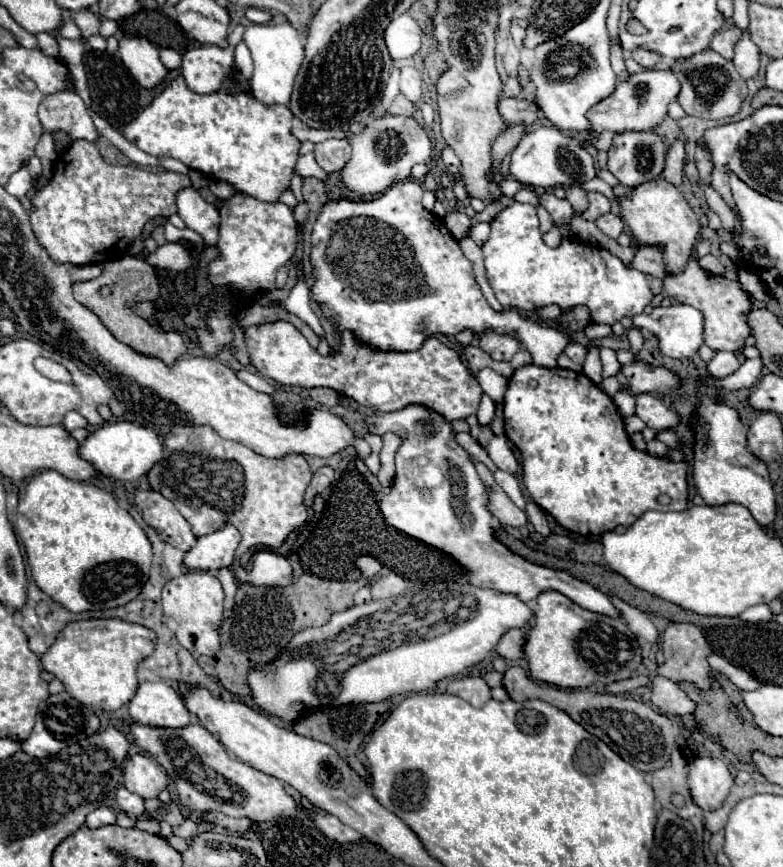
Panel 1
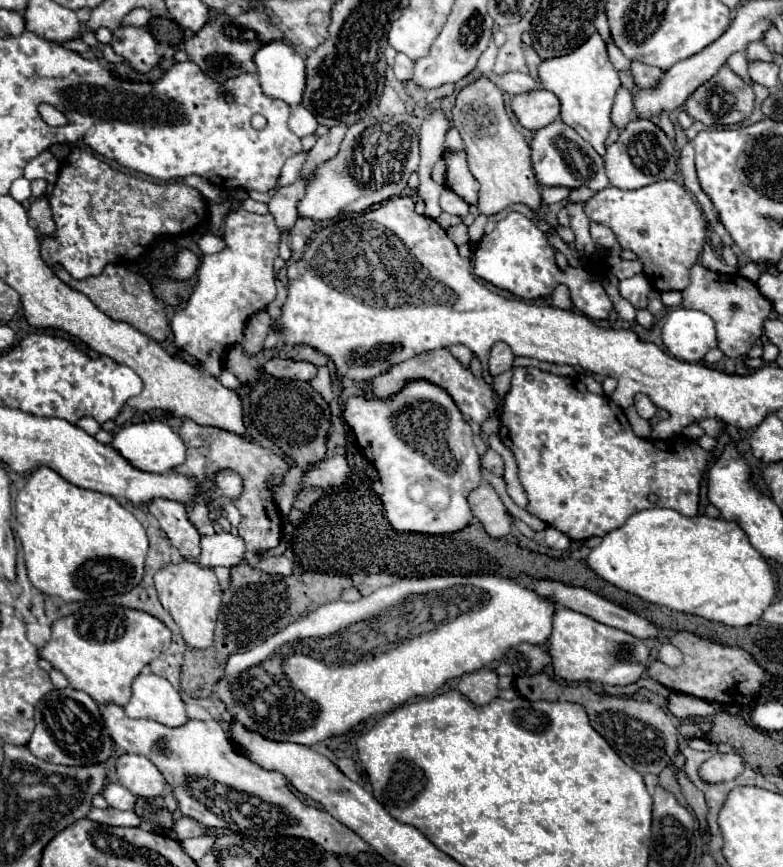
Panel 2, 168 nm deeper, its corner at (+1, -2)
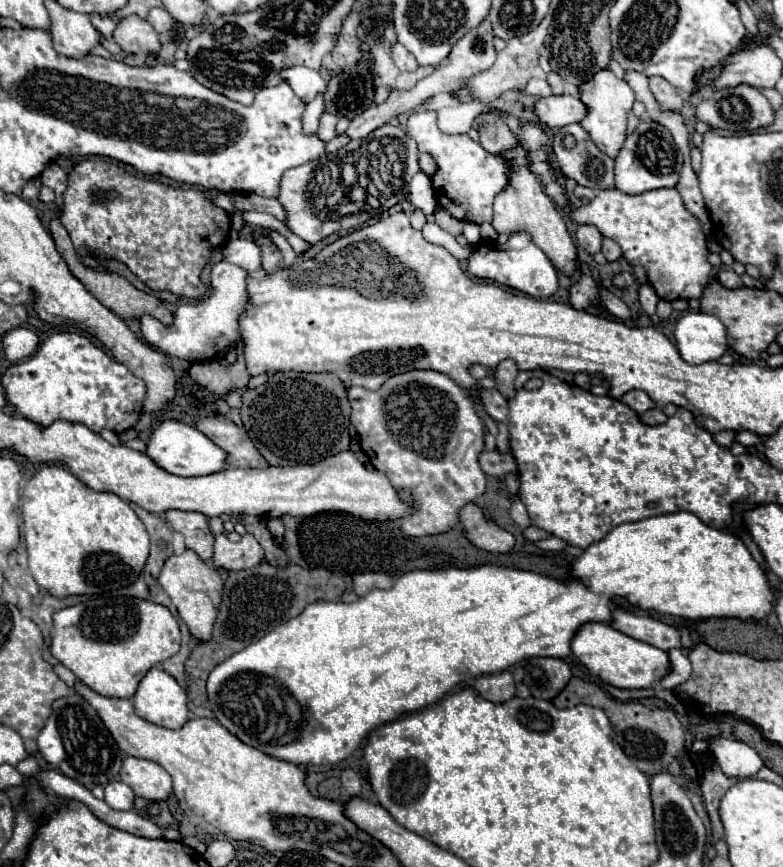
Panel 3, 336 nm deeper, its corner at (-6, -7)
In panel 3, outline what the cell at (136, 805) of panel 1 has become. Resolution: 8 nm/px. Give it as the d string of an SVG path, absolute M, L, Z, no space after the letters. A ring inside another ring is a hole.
M111 781L107 787L105 787L105 803L117 811L129 811L133 809L133 791L131 787L127 787L125 783L119 783L119 781Z

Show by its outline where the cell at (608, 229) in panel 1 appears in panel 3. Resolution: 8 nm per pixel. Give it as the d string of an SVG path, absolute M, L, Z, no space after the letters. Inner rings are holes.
M603 239L603 249L601 249L601 253L605 255L605 259L607 259L609 263L613 263L613 261L617 261L617 259L621 257L621 247L619 247L613 239Z

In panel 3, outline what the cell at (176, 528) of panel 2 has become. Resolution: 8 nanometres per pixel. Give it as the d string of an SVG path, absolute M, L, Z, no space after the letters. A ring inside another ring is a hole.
M167 511L167 523L185 535L187 547L193 549L203 561L213 557L213 533L209 531L207 517L203 513L189 513L189 511Z

